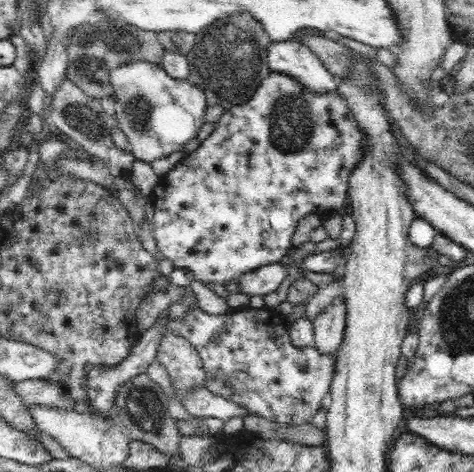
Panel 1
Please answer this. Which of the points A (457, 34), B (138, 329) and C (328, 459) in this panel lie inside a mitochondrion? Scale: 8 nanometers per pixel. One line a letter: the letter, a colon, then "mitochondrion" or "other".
A: other
B: other
C: other

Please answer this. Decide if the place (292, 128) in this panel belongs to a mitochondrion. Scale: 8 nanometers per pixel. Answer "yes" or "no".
yes

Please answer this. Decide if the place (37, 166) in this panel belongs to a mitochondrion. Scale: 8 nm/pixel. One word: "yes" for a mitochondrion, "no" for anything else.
no

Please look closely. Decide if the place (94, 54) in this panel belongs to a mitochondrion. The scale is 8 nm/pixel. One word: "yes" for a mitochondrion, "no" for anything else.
yes

